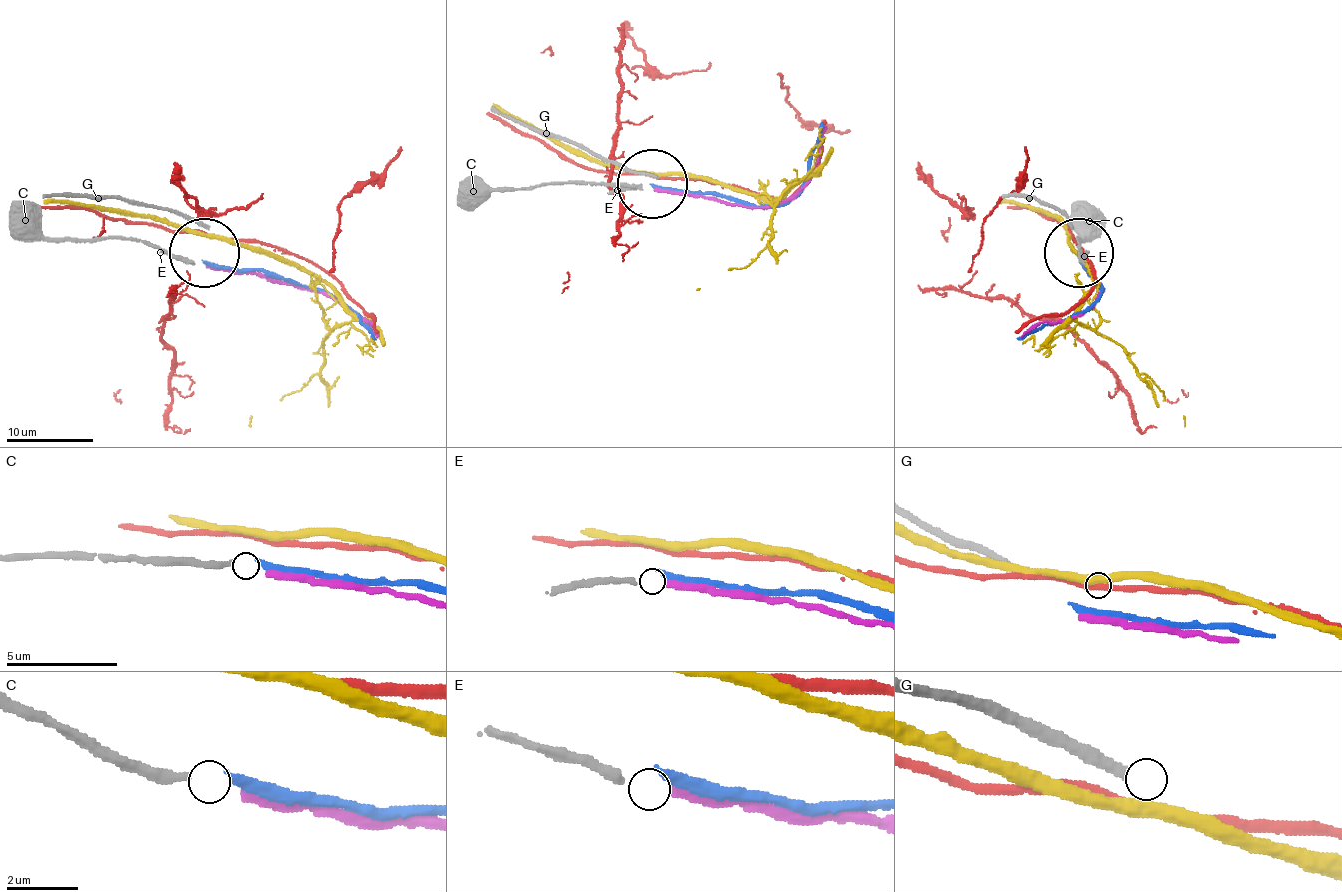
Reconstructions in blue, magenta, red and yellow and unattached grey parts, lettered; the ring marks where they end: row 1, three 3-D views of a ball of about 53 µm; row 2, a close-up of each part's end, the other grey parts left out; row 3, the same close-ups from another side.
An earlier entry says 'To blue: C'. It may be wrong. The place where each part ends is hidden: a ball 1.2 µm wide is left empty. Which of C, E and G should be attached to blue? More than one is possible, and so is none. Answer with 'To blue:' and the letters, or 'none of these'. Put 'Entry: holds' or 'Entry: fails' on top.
Entry: holds
To blue: C

